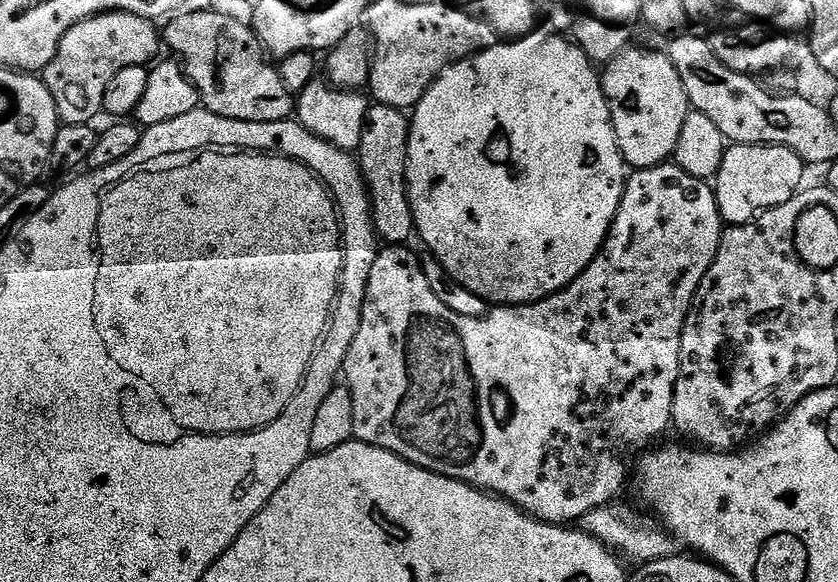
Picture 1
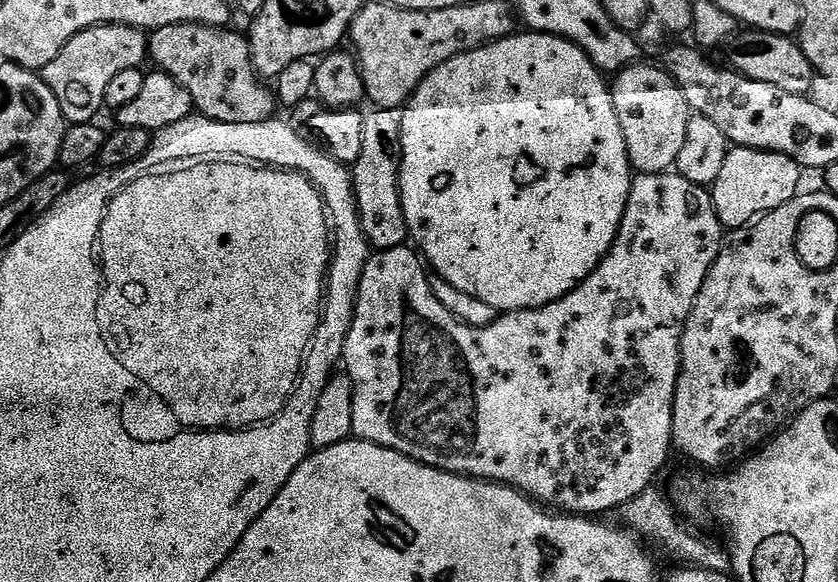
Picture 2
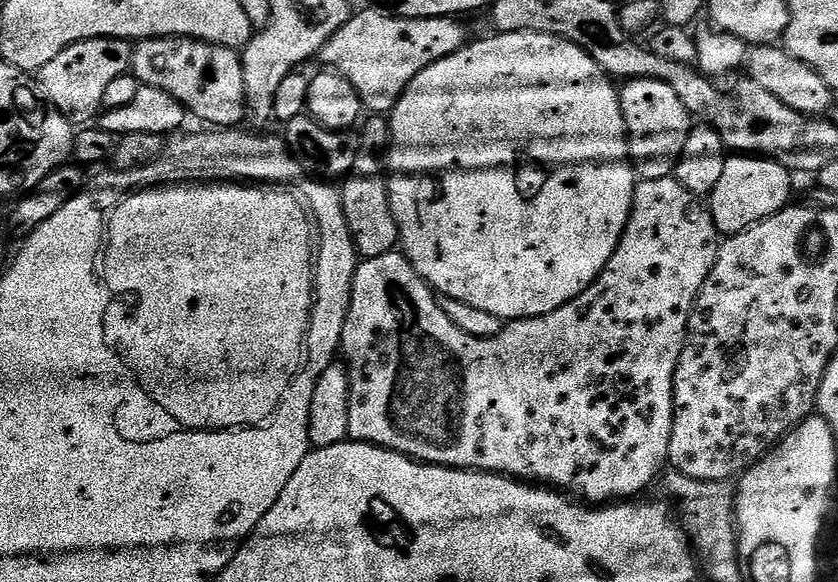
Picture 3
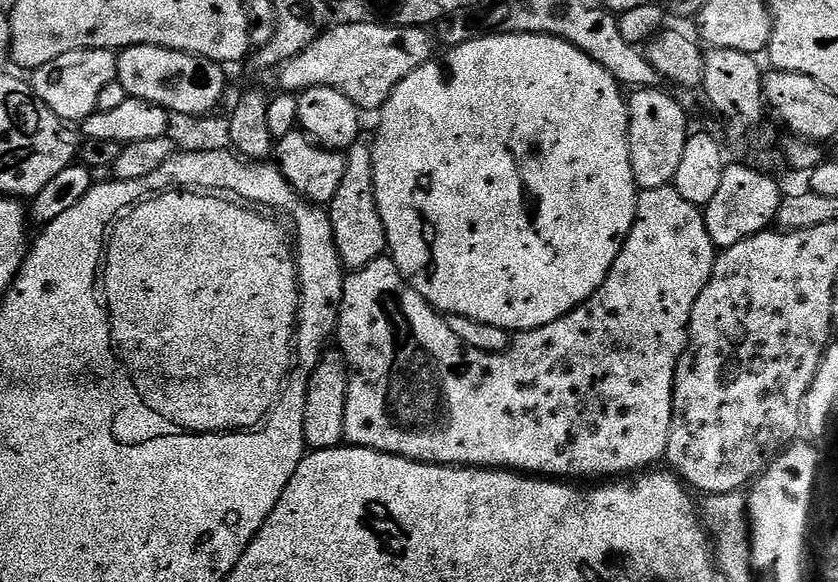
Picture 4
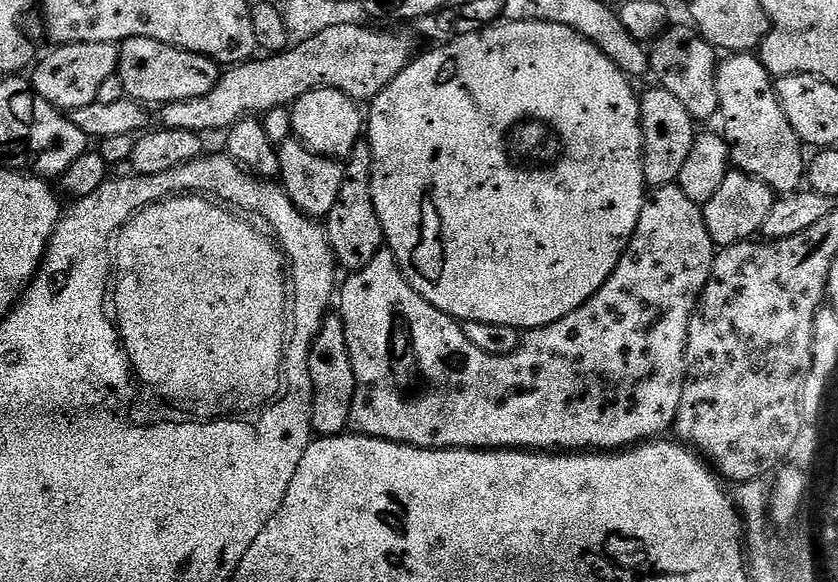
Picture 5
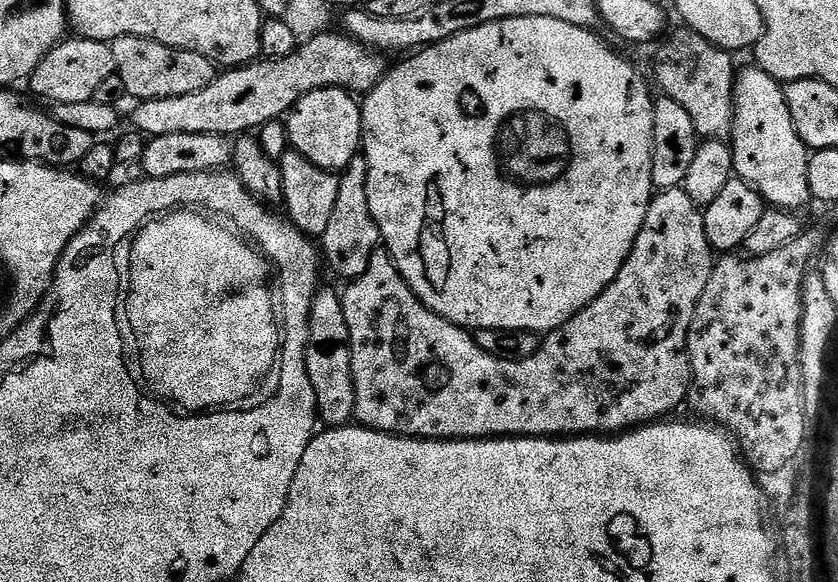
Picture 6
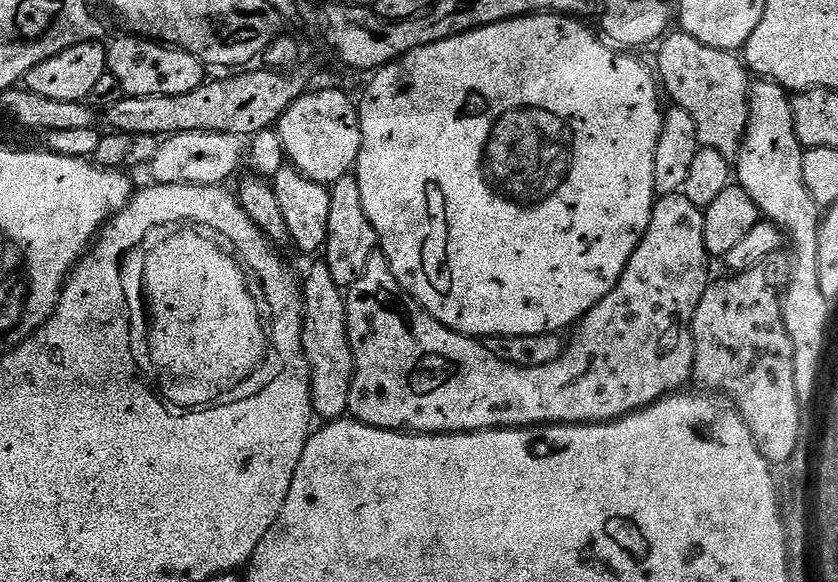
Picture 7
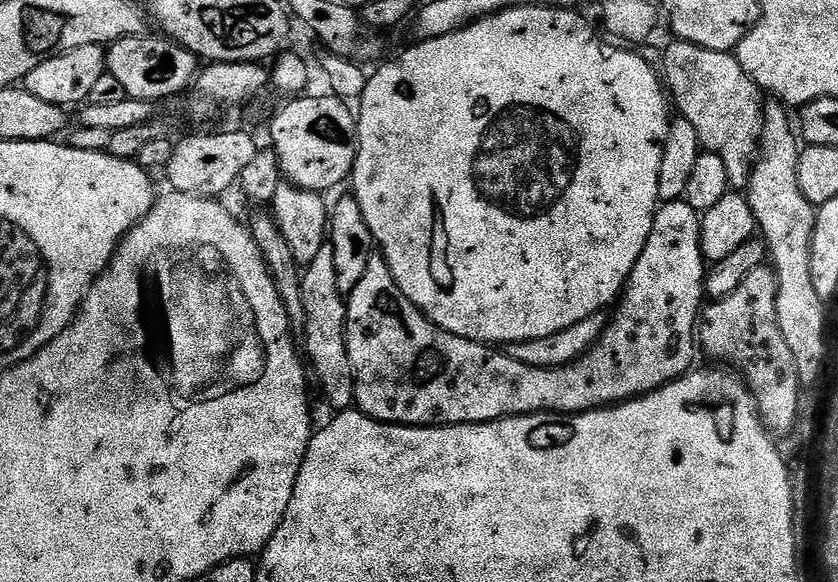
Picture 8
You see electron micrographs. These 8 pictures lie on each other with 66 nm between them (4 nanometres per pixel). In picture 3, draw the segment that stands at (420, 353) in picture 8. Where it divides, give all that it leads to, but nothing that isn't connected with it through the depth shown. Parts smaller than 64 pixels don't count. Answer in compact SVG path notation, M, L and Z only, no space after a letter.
M663 176L657 180L641 179L636 186L636 193L632 199L632 217L628 220L626 230L622 234L619 246L614 250L614 254L610 258L610 262L602 270L602 274L598 279L591 284L582 294L578 294L578 298L574 298L570 302L566 302L566 306L558 306L558 310L554 310L545 316L535 316L529 320L513 320L505 323L500 331L495 336L471 336L466 334L466 330L462 330L455 324L448 315L444 312L441 301L438 299L437 293L428 287L428 283L424 281L420 275L414 270L414 266L403 251L393 250L382 254L378 258L370 258L369 260L361 259L356 266L356 273L352 279L352 297L350 298L350 306L348 313L343 318L344 329L342 330L342 338L340 339L340 347L342 349L342 360L348 370L348 377L352 385L350 386L350 430L349 437L353 441L362 444L375 444L377 448L386 448L389 452L398 452L402 456L409 457L413 460L419 460L425 464L435 464L441 468L462 468L465 470L475 470L478 472L494 472L519 478L525 482L539 482L544 486L551 486L556 490L563 490L565 493L571 494L573 497L579 498L581 501L587 502L592 506L604 506L609 502L620 502L625 498L636 498L639 492L644 492L648 487L652 488L654 481L660 476L662 469L665 467L668 460L668 451L670 450L670 434L672 433L672 387L674 386L674 374L676 367L680 361L680 355L684 349L684 335L688 332L688 319L692 313L692 308L696 304L698 294L702 290L702 286L706 282L706 278L710 274L710 270L714 266L714 262L720 253L721 237L716 231L716 223L712 221L712 213L706 207L705 201L699 196L695 196L690 190L686 190L686 186L679 184L672 176Z

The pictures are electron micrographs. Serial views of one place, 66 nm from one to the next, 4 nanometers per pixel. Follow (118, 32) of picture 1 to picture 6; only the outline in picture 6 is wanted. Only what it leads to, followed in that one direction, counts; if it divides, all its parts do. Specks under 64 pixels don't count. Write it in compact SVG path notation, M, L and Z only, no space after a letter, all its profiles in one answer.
M65 39L57 48L50 50L50 54L46 54L42 62L38 62L30 77L33 94L44 100L52 100L53 105L95 100L98 86L102 86L106 78L116 75L114 50L109 41L72 39Z

